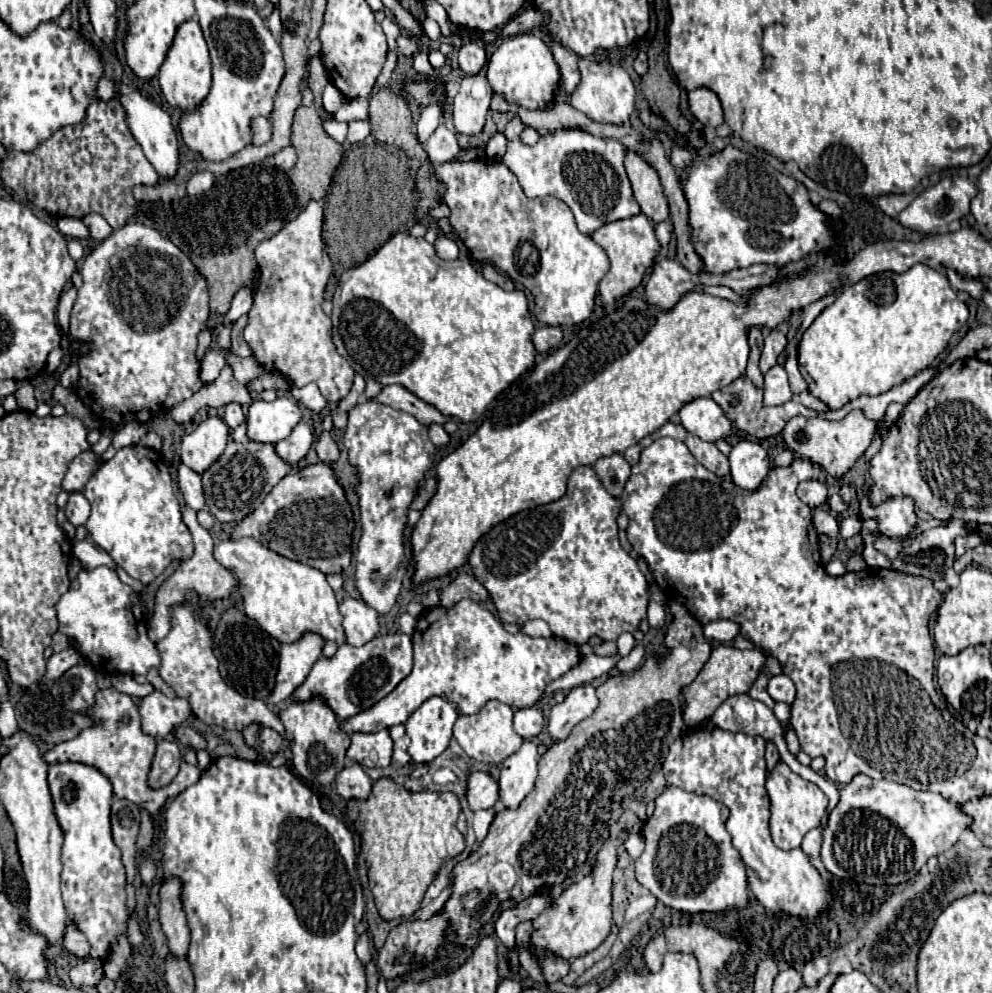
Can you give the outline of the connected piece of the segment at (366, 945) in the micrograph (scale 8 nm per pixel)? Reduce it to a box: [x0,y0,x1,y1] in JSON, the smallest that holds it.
[355,933,371,965]

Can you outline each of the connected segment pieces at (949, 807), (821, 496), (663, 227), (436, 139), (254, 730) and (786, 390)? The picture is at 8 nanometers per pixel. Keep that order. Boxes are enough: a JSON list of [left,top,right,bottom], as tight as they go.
[[820,774,972,886],[800,480,828,508],[656,222,672,246],[426,124,460,164],[242,724,260,750],[764,366,792,406]]

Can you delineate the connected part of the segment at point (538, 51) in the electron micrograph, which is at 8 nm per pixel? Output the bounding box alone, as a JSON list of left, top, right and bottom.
[488,32,560,110]

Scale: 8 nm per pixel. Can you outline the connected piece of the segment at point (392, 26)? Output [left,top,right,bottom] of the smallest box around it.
[382,18,400,50]

